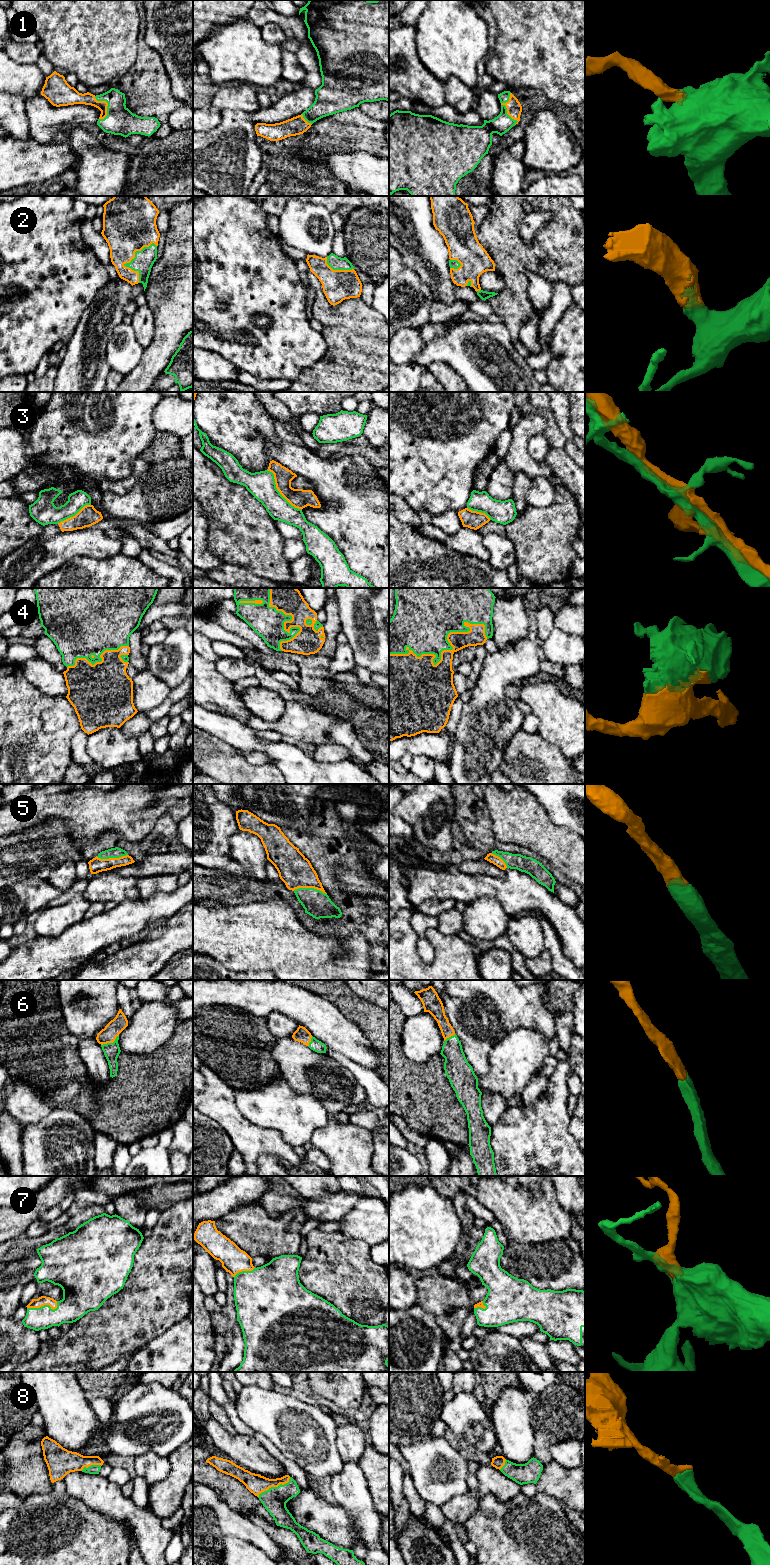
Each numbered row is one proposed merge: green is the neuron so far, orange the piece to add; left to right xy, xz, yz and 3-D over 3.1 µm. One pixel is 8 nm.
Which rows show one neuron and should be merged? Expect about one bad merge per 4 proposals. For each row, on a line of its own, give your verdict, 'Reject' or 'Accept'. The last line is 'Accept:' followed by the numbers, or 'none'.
1: Accept
2: Accept
3: Reject
4: Accept
5: Accept
6: Accept
7: Accept
8: Accept
Accept: 1, 2, 4, 5, 6, 7, 8

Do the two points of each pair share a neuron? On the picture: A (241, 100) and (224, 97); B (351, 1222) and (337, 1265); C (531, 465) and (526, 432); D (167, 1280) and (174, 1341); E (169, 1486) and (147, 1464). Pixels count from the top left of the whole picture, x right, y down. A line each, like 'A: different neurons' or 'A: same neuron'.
A: same neuron
B: different neurons
C: same neuron
D: different neurons
E: different neurons

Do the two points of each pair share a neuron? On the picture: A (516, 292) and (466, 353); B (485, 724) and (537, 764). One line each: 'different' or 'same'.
A: different
B: different

